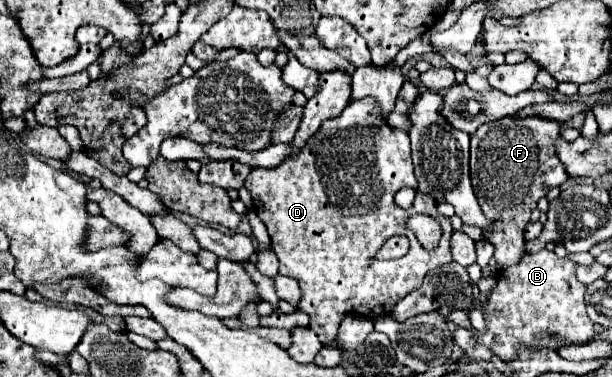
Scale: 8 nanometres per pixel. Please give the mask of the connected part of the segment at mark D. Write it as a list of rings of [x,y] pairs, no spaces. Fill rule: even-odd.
[[[372,98],[350,102],[338,118],[326,120],[320,126],[320,130],[306,142],[304,150],[300,150],[292,162],[282,162],[276,168],[256,168],[244,184],[252,194],[258,218],[268,228],[272,248],[280,260],[280,274],[298,280],[302,292],[298,310],[310,316],[310,328],[320,336],[322,344],[330,344],[336,338],[336,330],[344,314],[360,314],[370,320],[388,316],[392,306],[420,286],[428,272],[452,262],[450,218],[436,212],[436,202],[428,194],[416,192],[414,204],[408,210],[396,206],[394,194],[400,188],[418,188],[412,172],[408,134],[390,128],[386,122],[376,122],[376,114],[380,114],[380,110],[376,110],[376,102],[372,102]],[[412,214],[428,214],[440,222],[442,238],[436,248],[424,248],[404,226],[404,220]],[[392,236],[406,236],[410,240],[408,254],[392,262],[374,260],[376,252]]]

